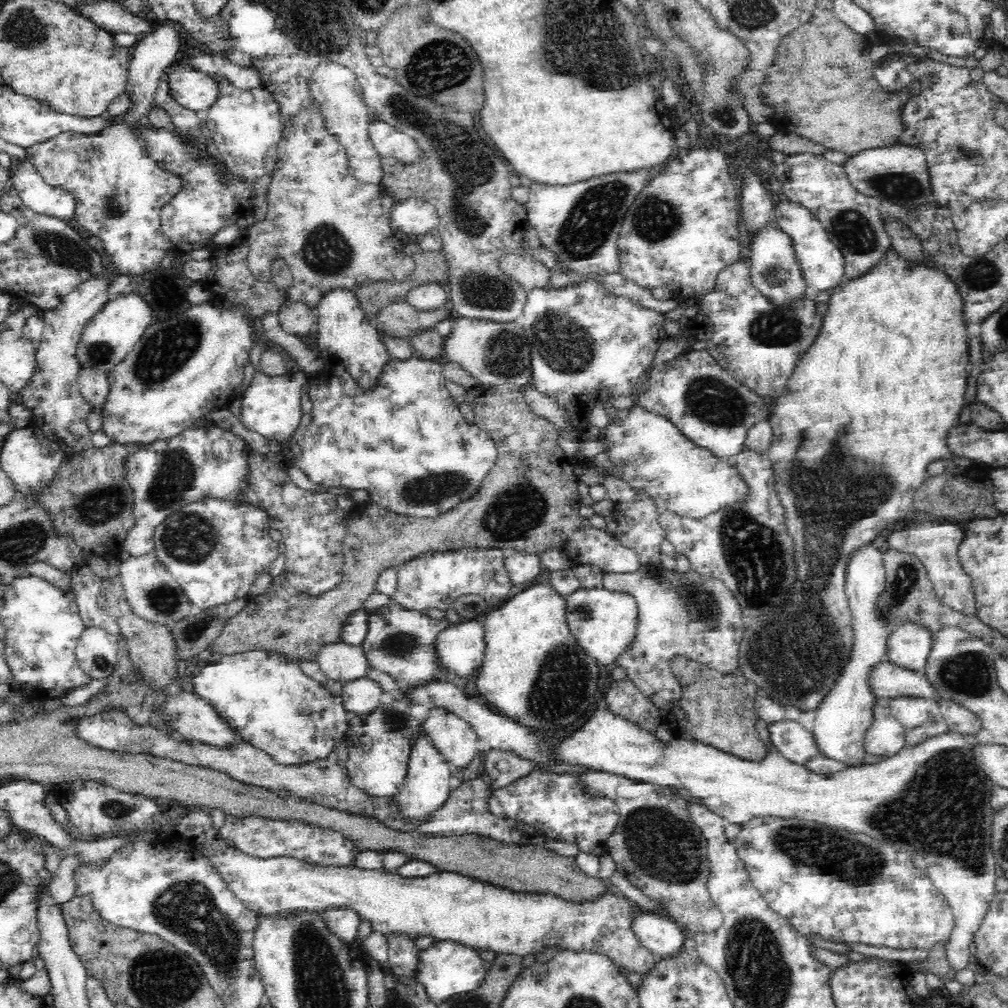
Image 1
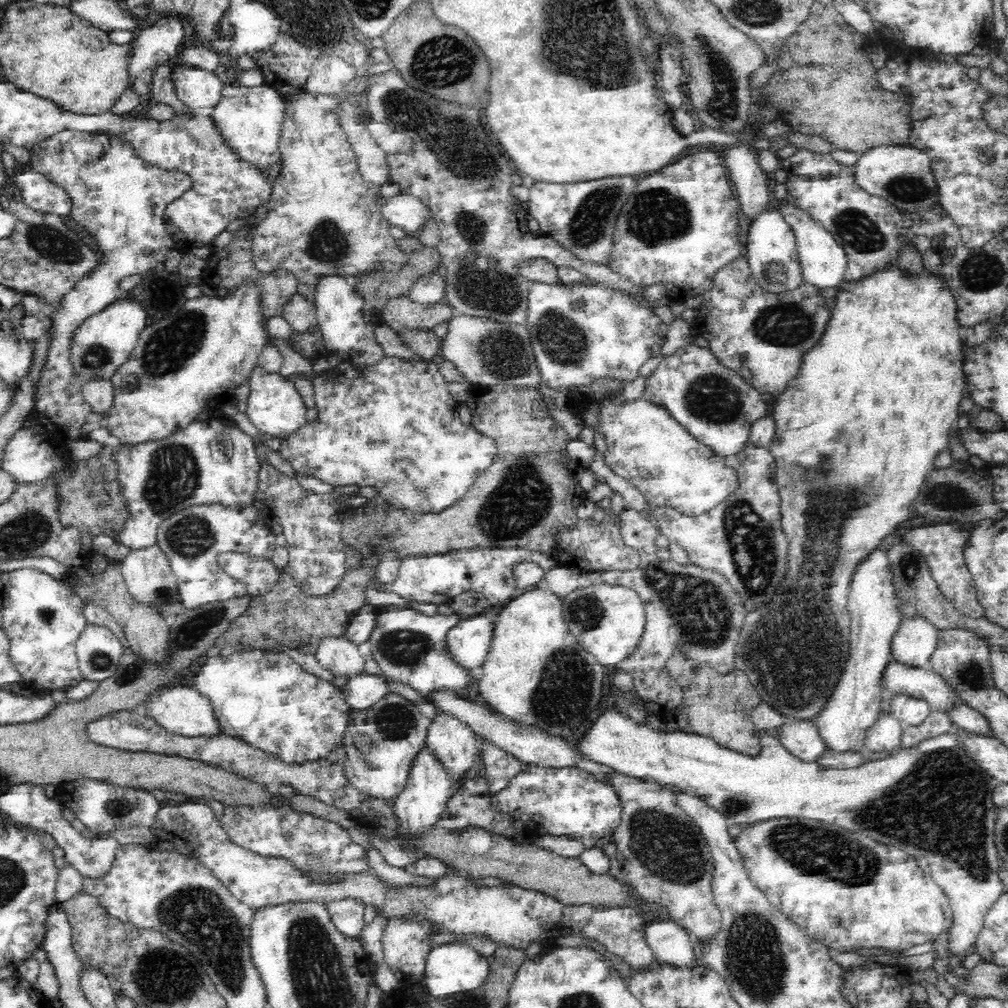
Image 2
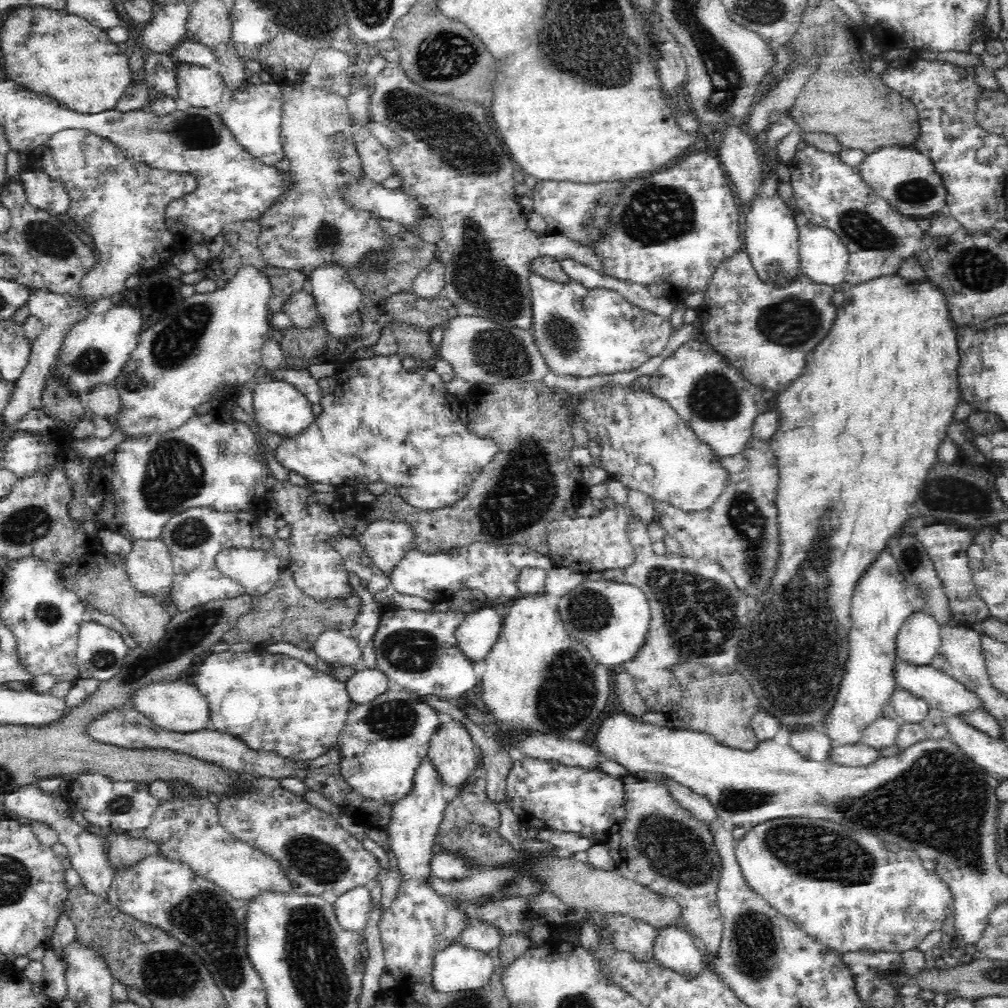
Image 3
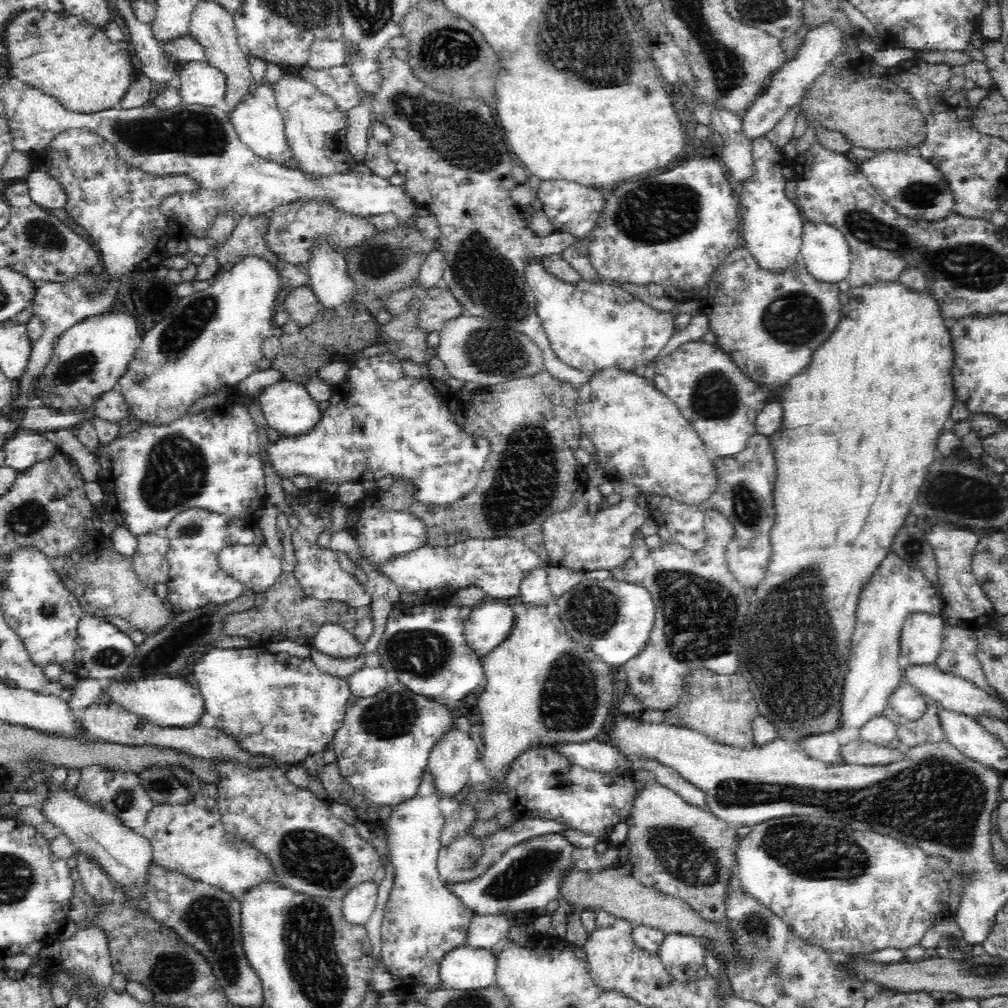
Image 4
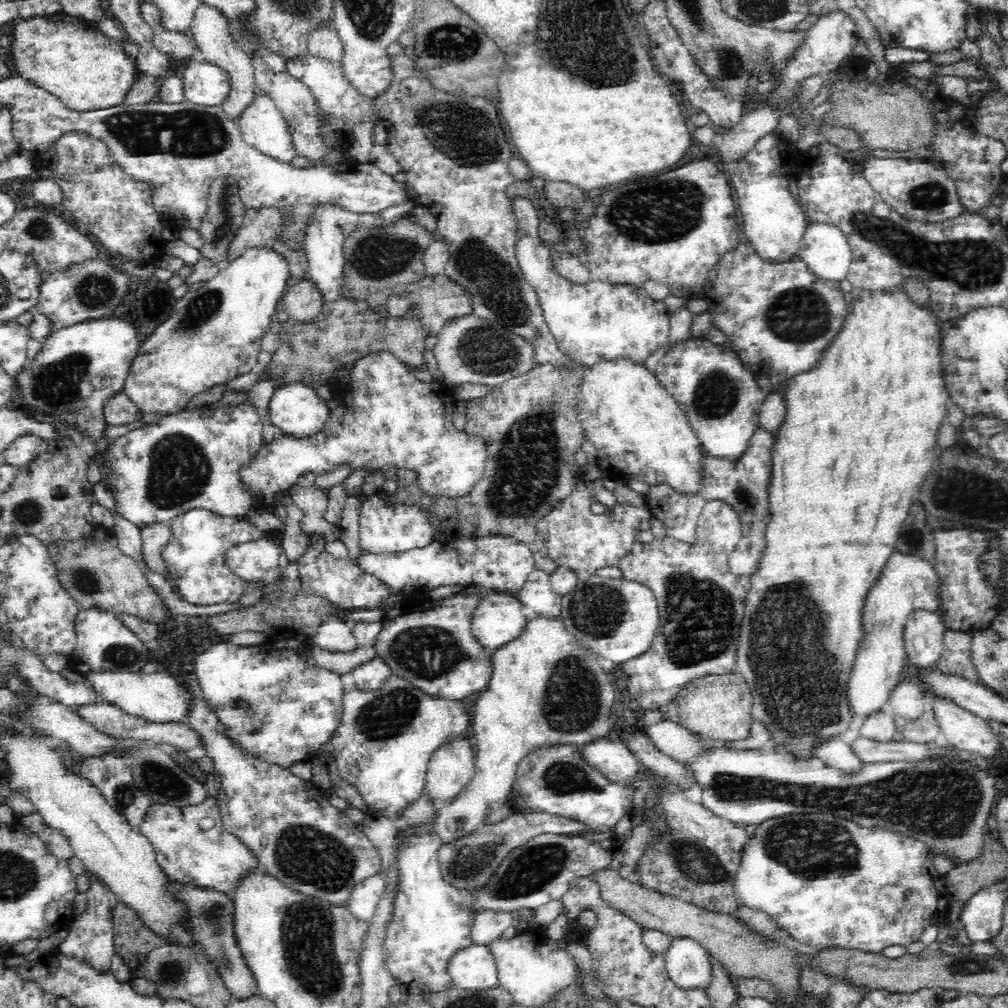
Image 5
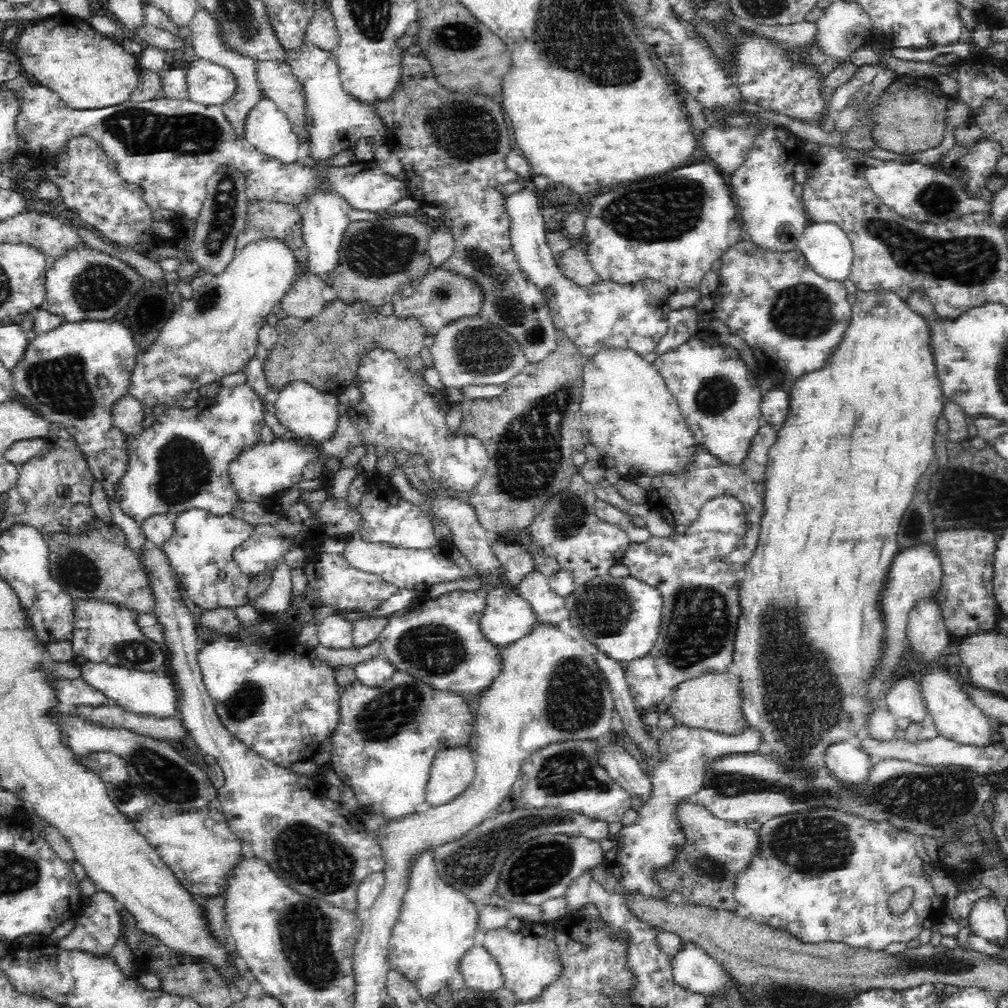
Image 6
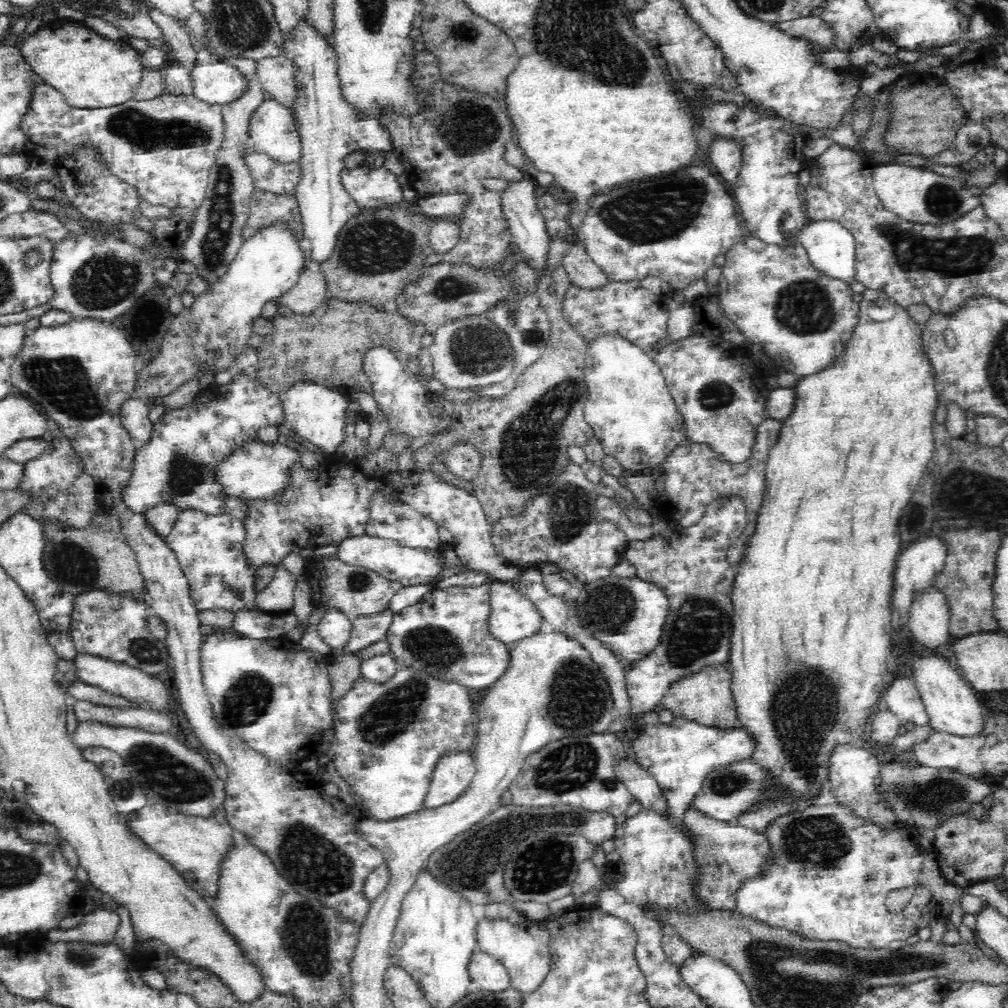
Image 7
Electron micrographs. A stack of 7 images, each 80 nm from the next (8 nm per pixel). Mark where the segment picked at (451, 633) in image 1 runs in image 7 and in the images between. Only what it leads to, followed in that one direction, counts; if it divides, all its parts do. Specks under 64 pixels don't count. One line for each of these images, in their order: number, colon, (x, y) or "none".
2: (469, 641)
3: (481, 629)
4: (491, 621)
5: (499, 619)
6: (508, 617)
7: (513, 617)

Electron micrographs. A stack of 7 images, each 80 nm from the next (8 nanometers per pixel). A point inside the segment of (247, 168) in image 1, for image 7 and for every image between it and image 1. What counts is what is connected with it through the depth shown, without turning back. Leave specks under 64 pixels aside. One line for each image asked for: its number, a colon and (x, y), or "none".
2: (250, 117)
3: (254, 115)
4: (259, 123)
5: (262, 125)
6: (267, 128)
7: (272, 131)

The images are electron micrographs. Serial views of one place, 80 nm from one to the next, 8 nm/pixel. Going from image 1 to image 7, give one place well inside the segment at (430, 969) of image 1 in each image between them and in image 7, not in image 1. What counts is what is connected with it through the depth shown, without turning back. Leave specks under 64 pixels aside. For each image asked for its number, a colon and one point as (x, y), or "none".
2: (451, 968)
3: (458, 967)
4: (466, 967)
5: (474, 967)
6: (480, 969)
7: (490, 974)

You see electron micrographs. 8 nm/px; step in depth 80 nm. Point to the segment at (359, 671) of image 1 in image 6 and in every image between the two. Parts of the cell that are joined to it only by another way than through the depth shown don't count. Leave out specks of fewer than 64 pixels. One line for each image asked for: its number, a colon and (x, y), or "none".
2: (337, 654)
3: (337, 648)
4: (332, 639)
5: (333, 634)
6: (334, 631)

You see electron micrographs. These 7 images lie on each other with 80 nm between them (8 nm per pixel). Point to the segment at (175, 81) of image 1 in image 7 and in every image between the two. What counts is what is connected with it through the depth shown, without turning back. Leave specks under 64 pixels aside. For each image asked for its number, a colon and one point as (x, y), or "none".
2: (196, 88)
3: (200, 86)
4: (200, 84)
5: (206, 84)
6: (211, 84)
7: (217, 82)

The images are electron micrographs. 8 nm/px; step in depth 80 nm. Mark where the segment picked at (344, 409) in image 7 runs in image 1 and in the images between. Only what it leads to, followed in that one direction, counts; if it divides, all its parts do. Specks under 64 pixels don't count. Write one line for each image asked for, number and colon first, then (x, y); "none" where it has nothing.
1: (271, 406)
2: (275, 406)
3: (279, 407)
4: (287, 407)
5: (296, 409)
6: (309, 412)

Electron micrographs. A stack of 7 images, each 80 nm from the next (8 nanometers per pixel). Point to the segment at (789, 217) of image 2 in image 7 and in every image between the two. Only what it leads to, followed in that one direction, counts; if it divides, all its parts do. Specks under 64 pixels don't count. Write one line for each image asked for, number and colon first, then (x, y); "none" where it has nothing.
3: (823, 257)
4: (825, 252)
5: (824, 248)
6: (828, 249)
7: (831, 247)

